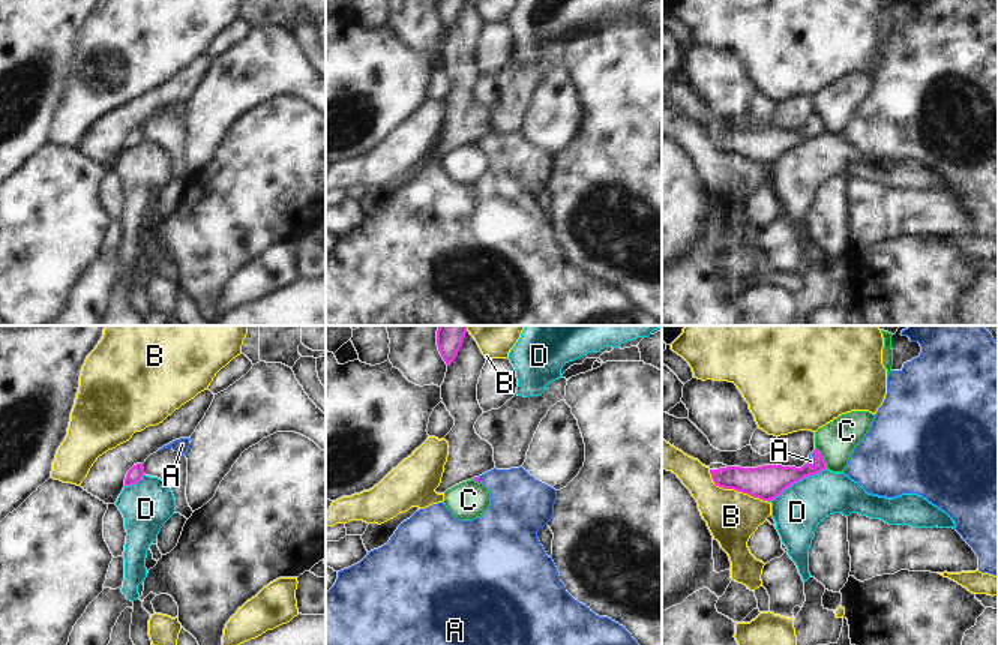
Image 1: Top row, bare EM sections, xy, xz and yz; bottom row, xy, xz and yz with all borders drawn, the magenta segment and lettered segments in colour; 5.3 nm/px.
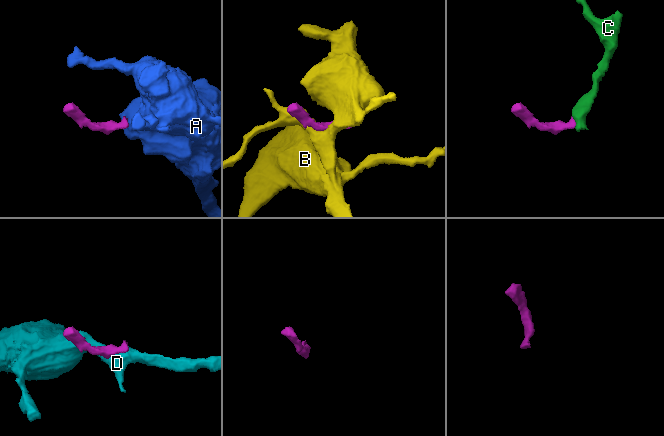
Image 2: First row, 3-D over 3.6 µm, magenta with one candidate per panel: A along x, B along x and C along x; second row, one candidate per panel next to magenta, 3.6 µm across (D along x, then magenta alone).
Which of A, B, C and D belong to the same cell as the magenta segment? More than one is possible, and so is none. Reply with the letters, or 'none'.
A

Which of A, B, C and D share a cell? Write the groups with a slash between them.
A / B / C / D

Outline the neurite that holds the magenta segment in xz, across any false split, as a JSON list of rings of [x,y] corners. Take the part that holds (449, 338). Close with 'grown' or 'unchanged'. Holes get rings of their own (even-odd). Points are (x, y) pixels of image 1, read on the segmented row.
[[[438,326],[437,346],[447,366],[456,358],[467,333],[467,326]]]; unchanged

